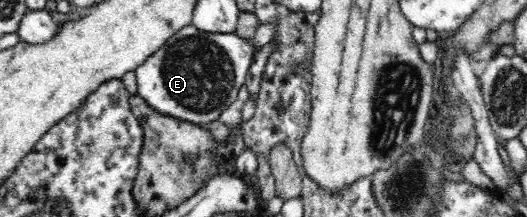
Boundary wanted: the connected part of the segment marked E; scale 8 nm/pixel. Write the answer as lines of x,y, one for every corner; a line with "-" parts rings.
192,24
187,25
135,69
137,94
144,98
152,109
173,118
201,125
214,121
240,93
247,78
247,69
251,66
257,49
254,46
252,39
242,39
235,33
206,34

